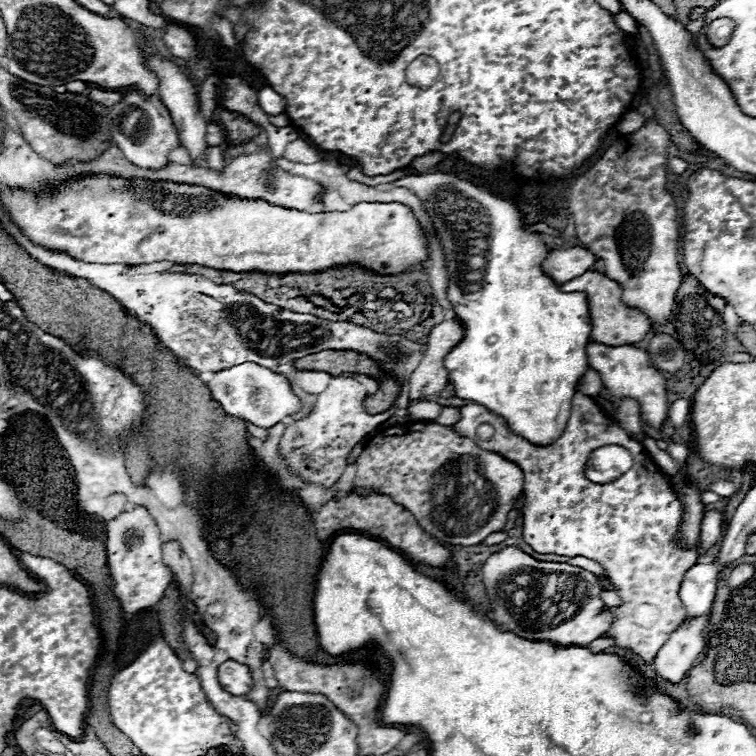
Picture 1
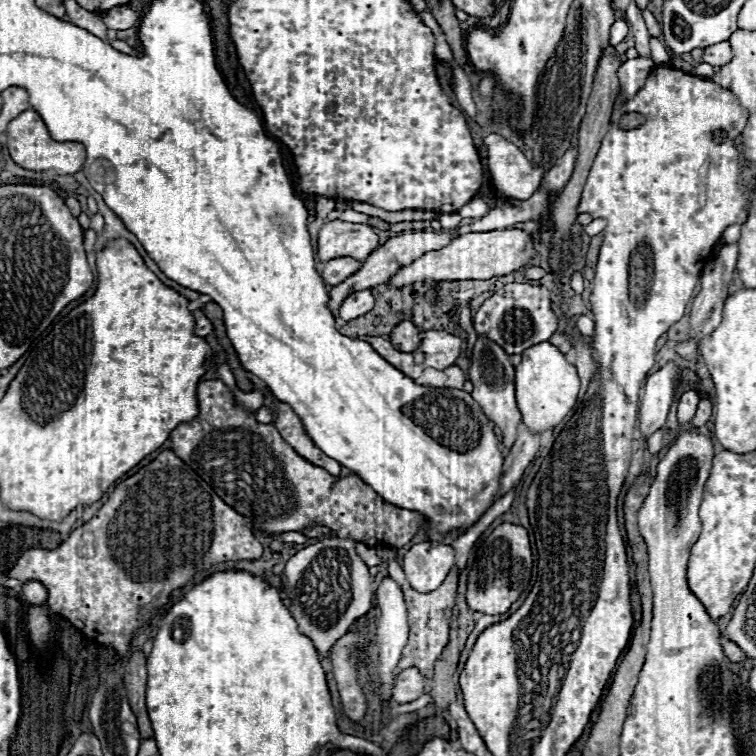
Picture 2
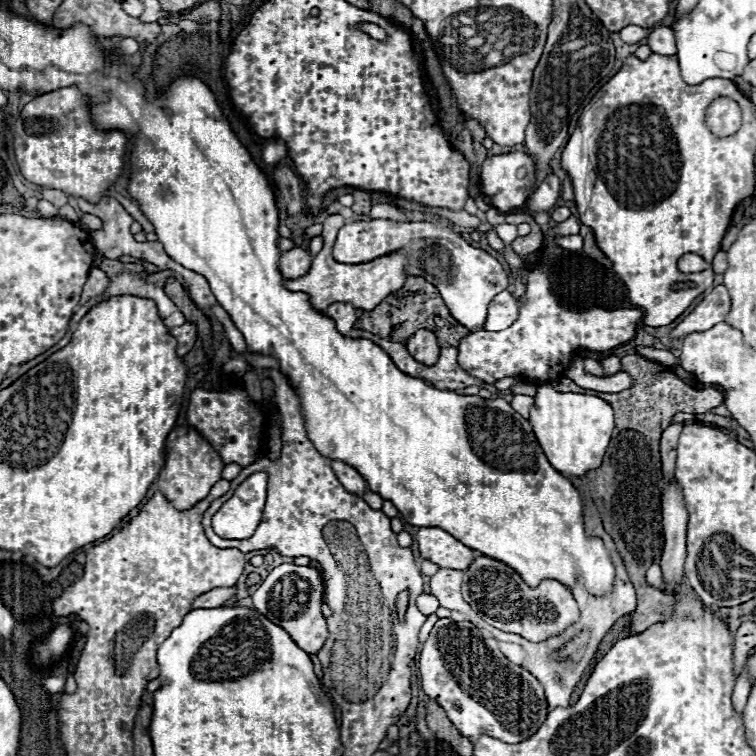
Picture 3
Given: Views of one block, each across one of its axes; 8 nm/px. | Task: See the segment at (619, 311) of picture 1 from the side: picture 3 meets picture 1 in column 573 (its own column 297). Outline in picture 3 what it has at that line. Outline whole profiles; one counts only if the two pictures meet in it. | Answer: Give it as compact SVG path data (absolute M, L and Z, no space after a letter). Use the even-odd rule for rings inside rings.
M332 214L324 220L324 232L322 232L324 248L320 250L320 254L312 258L312 266L308 274L296 280L286 280L286 288L292 292L306 292L316 310L324 310L334 302L350 302L354 308L362 308L362 310L376 308L376 304L380 304L384 296L390 296L392 292L396 292L396 288L404 286L404 280L408 278L406 274L408 254L404 250L398 250L366 264L340 264L332 258L332 244L336 240L336 232L342 226L344 226L344 218L338 214Z

